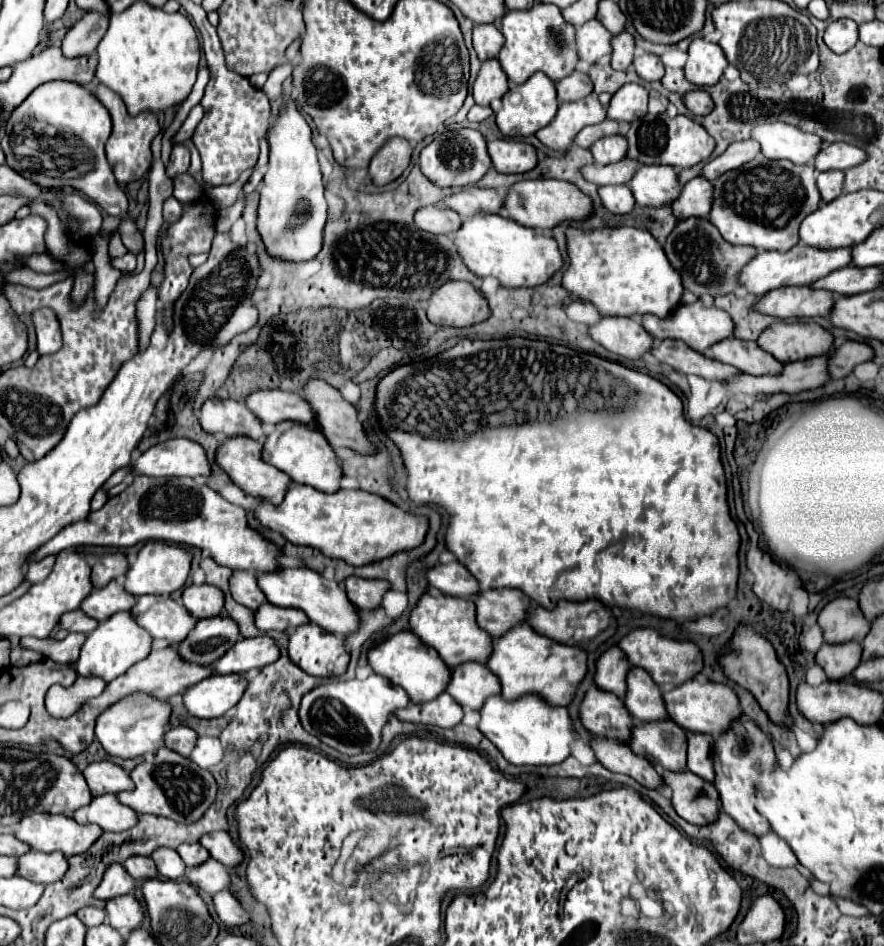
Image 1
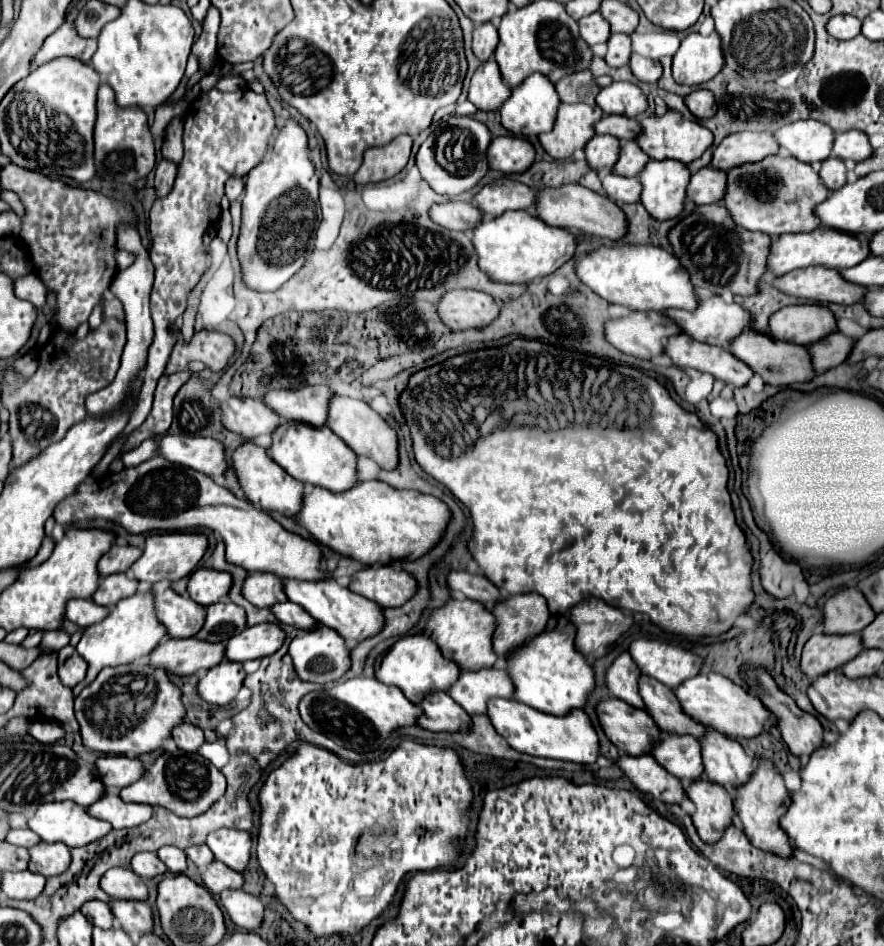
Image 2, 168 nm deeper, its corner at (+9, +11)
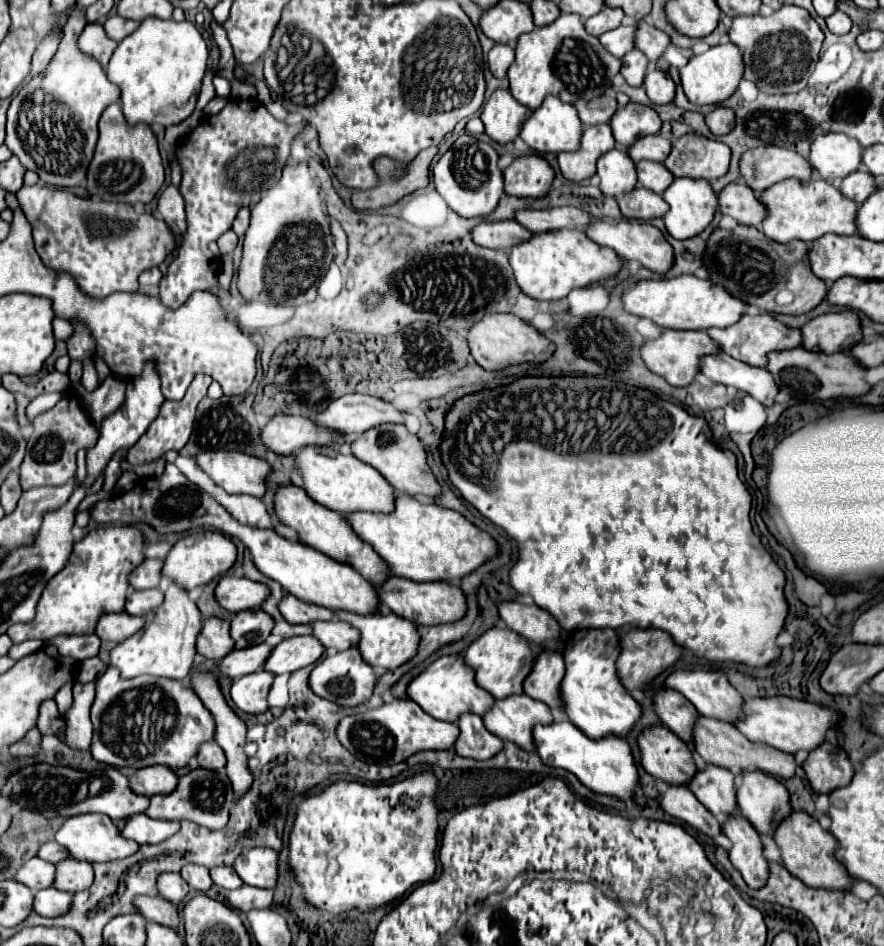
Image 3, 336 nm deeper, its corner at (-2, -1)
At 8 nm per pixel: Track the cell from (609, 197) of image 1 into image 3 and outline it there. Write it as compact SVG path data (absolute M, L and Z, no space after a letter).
M636 187L630 193L624 193L618 199L618 207L626 219L642 219L642 221L662 217L668 209L666 201L660 195L644 187Z

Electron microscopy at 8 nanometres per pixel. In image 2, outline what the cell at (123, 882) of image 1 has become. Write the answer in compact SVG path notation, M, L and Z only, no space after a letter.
M113 867L101 877L101 889L115 897L115 899L129 899L129 901L147 901L149 891L147 883L135 875L131 869Z

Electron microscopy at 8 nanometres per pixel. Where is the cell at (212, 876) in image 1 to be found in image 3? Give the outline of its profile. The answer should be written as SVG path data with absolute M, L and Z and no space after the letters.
M242 885L234 891L228 891L226 901L242 911L248 913L250 909L268 909L272 903L272 891L270 889L258 889L258 887L250 887L250 885Z

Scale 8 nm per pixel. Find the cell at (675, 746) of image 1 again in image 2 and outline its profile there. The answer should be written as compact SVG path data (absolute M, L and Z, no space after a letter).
M671 735L655 745L653 757L663 765L671 775L685 783L693 783L703 777L703 757L701 743L691 735Z

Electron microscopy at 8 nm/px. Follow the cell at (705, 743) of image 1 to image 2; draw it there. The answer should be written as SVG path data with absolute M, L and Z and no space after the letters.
M713 729L707 731L705 739L701 739L701 749L705 775L713 783L733 791L751 779L755 771L755 759L751 759L743 747L727 735Z

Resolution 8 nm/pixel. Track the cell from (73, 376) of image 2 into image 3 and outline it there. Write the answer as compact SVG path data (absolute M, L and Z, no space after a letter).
M66 391L62 399L46 413L38 415L34 421L34 433L28 439L26 457L20 465L20 485L22 489L40 485L62 485L76 475L76 453L80 449L90 449L98 441L98 429L84 411L84 405L76 391Z

